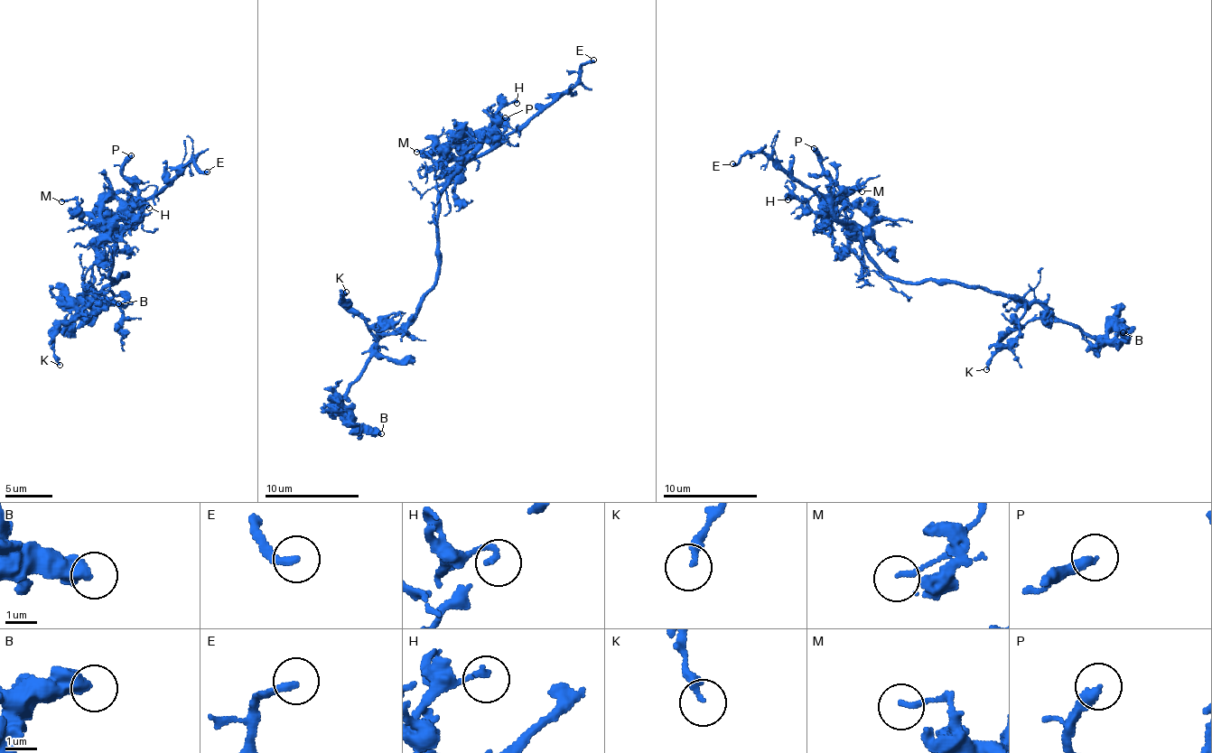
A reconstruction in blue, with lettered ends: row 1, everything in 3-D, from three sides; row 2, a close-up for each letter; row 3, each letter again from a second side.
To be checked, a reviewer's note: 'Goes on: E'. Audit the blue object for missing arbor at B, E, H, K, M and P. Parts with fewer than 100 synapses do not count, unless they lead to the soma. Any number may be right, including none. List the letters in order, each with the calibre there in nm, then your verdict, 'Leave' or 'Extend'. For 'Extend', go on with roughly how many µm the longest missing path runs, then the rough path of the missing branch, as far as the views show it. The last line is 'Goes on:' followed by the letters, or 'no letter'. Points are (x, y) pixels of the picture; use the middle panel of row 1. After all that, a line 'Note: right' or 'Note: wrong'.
B: Thickness 480 nm. Leave
E: Thickness 240 nm. Extend. Missing length about 45 µm. Course of what is missing: (593, 60), (603, 73), (600, 62), (592, 60), (567, 78), (517, 39)
H: Thickness 200 nm. Leave
K: Thickness 240 nm. Leave
M: Thickness 140 nm. Leave
P: Thickness 360 nm. Leave
Goes on: E
Note: right

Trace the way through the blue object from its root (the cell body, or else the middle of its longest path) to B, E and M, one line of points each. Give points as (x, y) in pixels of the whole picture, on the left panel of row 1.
B: (116, 279), (128, 273), (98, 292), (88, 288), (89, 298), (75, 317), (84, 317), (93, 307), (118, 303)
E: (116, 279), (110, 280), (107, 272), (115, 238), (138, 221), (140, 209), (191, 159), (207, 171)
M: (116, 279), (109, 280), (99, 271), (97, 261), (104, 251), (101, 245), (102, 230), (76, 200), (61, 201)

